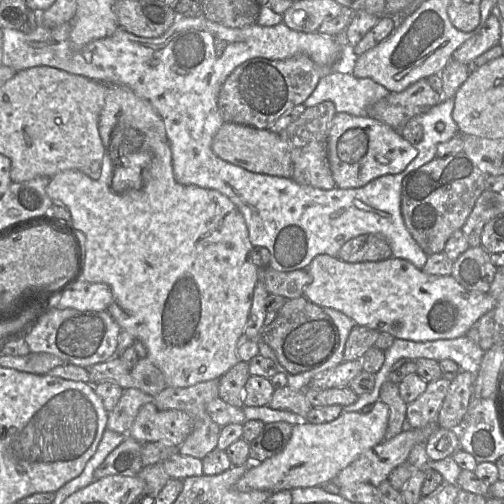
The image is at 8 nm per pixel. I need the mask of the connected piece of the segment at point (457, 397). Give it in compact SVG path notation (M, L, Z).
M459 371L451 380L446 397L439 410L440 428L457 429L464 418L473 394L475 375Z

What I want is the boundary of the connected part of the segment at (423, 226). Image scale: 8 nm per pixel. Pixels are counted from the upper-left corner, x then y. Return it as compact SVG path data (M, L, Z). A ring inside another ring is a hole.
M458 152L445 157L435 157L428 163L407 174L401 186L401 214L405 226L412 238L427 256L444 251L451 235L462 229L473 207L485 190L486 177L484 173L464 152Z

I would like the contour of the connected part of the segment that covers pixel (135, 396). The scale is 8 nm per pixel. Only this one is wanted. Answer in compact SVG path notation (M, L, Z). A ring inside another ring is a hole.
M138 389L123 390L116 406L108 412L106 429L128 434L139 409L148 399L150 397Z

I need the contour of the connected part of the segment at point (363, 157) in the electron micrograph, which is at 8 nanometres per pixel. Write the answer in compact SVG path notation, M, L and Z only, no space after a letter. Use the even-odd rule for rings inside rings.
M336 113L328 133L328 160L336 187L360 188L370 181L402 172L417 156L417 149L399 131L369 116Z

